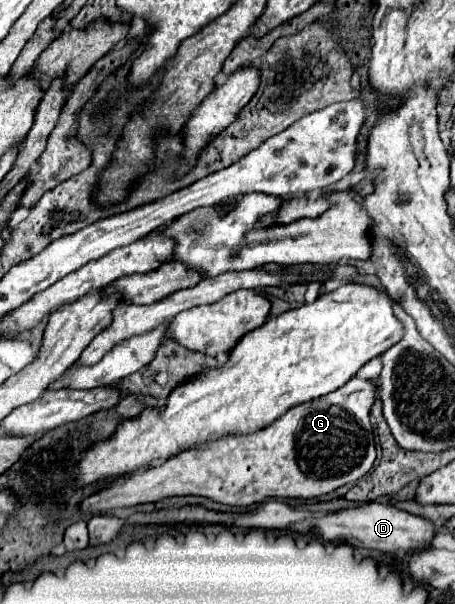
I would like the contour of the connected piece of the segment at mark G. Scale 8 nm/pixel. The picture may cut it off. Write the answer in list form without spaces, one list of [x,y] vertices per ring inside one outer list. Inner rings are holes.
[[[352,378],[338,390],[320,396],[316,400],[298,404],[290,408],[284,416],[280,416],[270,426],[248,434],[248,436],[226,436],[226,440],[216,440],[210,444],[210,448],[202,448],[202,452],[180,452],[178,456],[154,466],[144,468],[142,472],[132,474],[126,478],[126,482],[118,482],[112,486],[102,488],[100,492],[88,496],[80,508],[86,514],[100,514],[106,510],[122,508],[122,506],[136,506],[144,502],[158,502],[166,496],[206,496],[210,500],[242,508],[256,502],[262,502],[268,496],[280,496],[280,498],[314,498],[324,496],[348,482],[360,480],[376,460],[376,448],[374,448],[374,436],[372,436],[372,424],[368,420],[370,406],[376,398],[378,390],[372,384],[372,380],[360,380]]]

